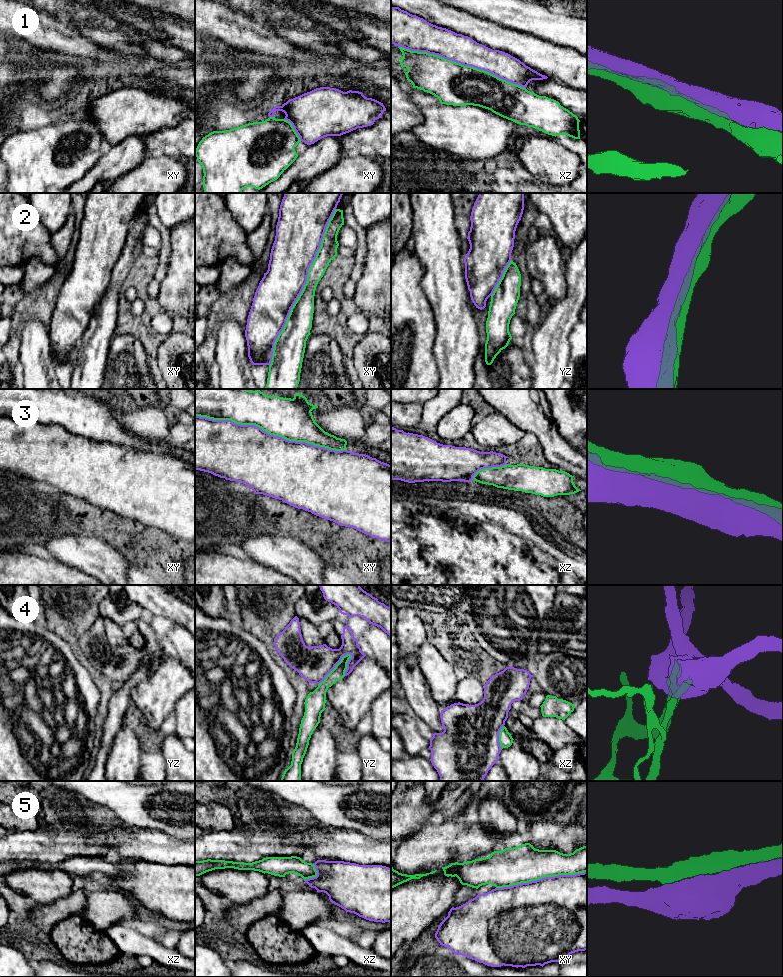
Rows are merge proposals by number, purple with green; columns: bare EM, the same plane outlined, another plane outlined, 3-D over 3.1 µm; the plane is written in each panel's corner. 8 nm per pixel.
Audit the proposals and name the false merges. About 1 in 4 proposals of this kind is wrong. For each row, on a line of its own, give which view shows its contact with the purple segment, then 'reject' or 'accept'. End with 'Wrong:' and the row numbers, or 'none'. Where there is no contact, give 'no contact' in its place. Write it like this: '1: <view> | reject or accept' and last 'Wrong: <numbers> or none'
1: xz | accept
2: xy | accept
3: xy | accept
4: yz | accept
5: xy | accept
Wrong: none

